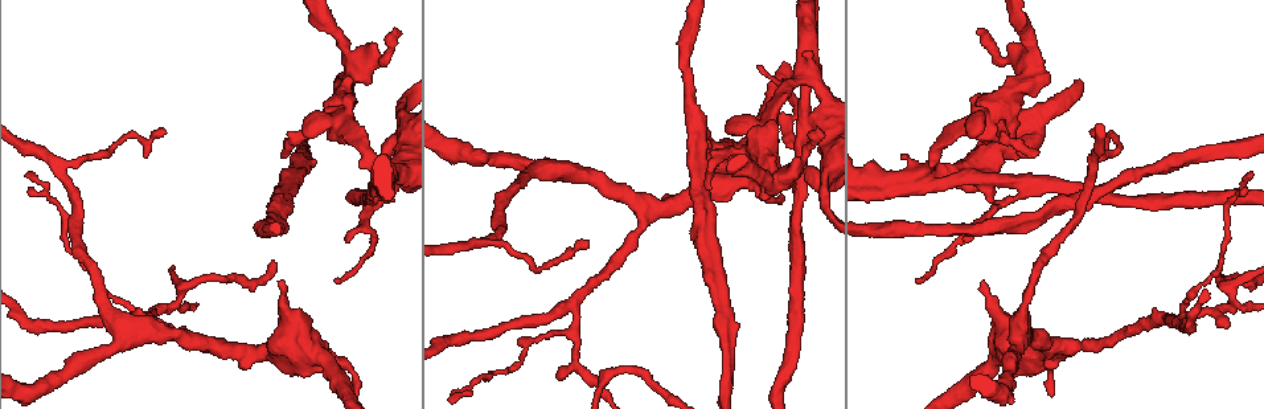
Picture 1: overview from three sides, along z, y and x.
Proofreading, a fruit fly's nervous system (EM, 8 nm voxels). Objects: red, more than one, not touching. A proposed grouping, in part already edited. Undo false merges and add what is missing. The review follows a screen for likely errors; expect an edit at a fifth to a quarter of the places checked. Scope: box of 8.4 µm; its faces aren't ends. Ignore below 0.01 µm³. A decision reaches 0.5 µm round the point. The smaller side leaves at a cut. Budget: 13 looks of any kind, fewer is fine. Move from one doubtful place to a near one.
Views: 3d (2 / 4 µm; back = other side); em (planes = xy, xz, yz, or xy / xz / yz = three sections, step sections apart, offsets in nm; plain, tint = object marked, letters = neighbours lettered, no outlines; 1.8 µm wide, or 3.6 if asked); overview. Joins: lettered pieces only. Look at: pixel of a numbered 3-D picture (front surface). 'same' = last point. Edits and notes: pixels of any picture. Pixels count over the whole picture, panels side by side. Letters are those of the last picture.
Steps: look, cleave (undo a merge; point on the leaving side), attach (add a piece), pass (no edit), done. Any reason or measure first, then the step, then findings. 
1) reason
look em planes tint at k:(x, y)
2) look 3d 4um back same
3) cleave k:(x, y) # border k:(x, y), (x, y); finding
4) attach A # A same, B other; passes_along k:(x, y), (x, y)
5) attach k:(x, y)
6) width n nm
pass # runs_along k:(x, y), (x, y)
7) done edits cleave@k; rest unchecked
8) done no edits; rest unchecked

sharp bend
look 3d 2um at 1:(1156, 320)

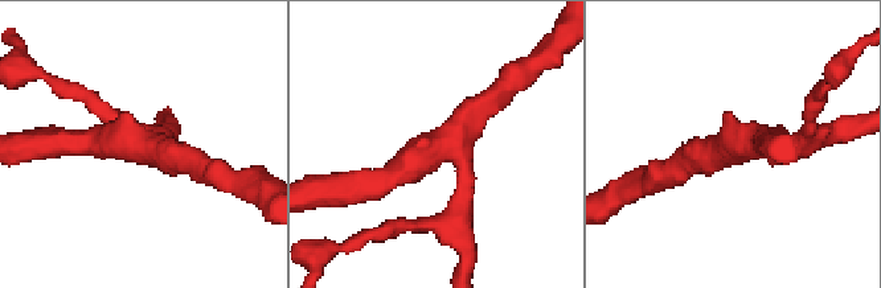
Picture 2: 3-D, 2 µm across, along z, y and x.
look em planes tint at 2:(163, 147)

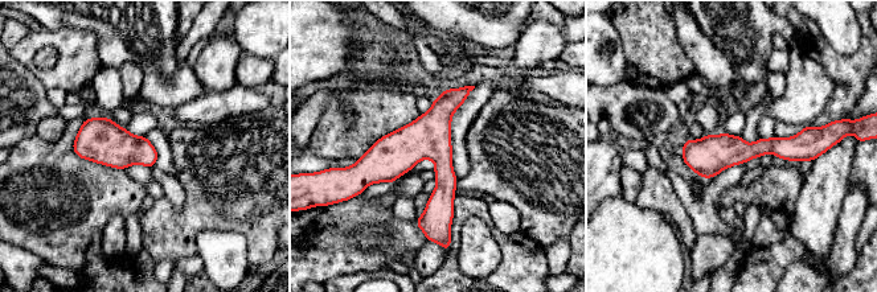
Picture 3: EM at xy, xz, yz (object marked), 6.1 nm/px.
see the neighbours
look em planes letters same

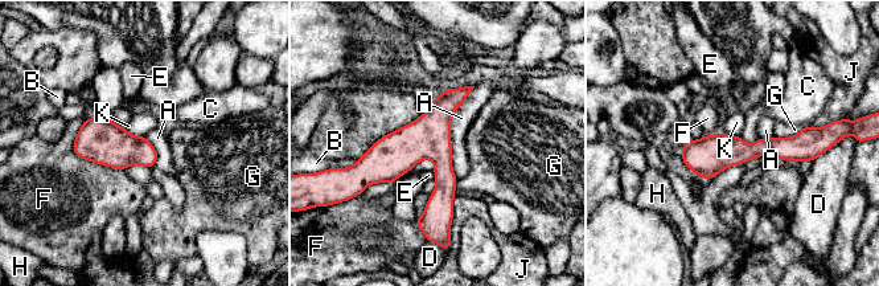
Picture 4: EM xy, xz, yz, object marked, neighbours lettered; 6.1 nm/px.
arms 3
pass # A other, B other, C other, D other, E other, F other, G other, H other, J other, K other; runs_along 4:(467, 89), (440, 114), (431, 228); all the same neuron

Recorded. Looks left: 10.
branch stops here
look 3d 4um at 1:(1038, 152)

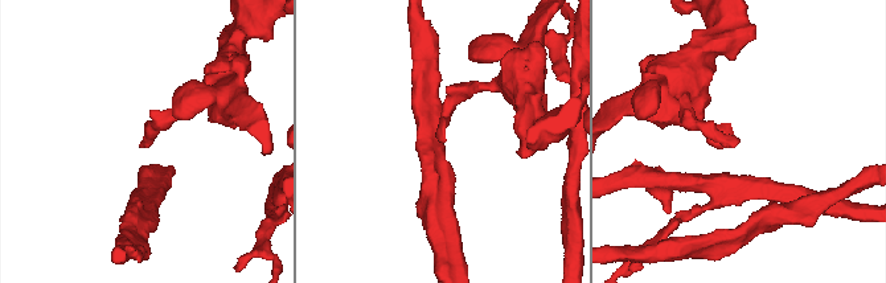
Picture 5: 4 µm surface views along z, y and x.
now the EM
look em planes tint at 5:(443, 141)

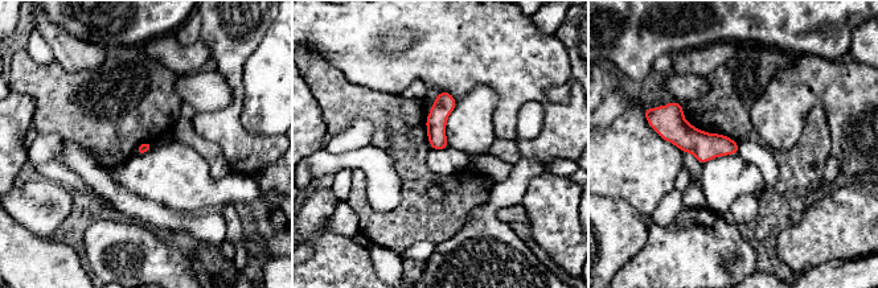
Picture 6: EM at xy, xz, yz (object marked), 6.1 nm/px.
see the neighbours
look em planes letters same

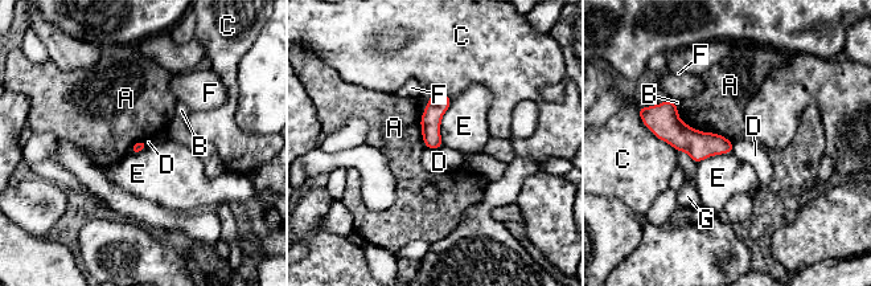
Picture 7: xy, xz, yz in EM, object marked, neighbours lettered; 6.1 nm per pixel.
pass # A other, B other, C other, D other, E other, F other, G other; border 7:(442, 146), (427, 148); no lettered piece goes on from it

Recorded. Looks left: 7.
look 3d 4um at 1:(339, 127)

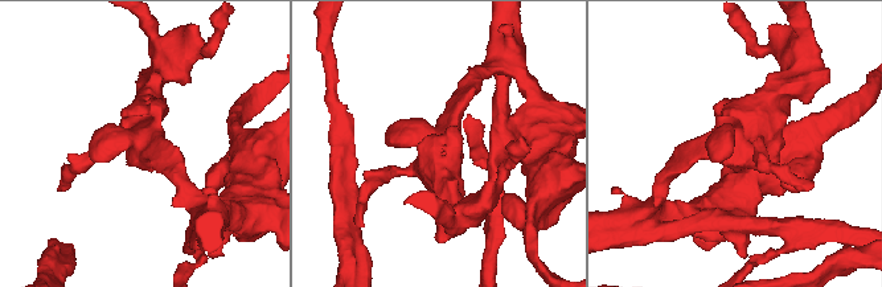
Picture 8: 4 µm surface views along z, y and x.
look em 3.6um planes letters at 8:(149, 144)

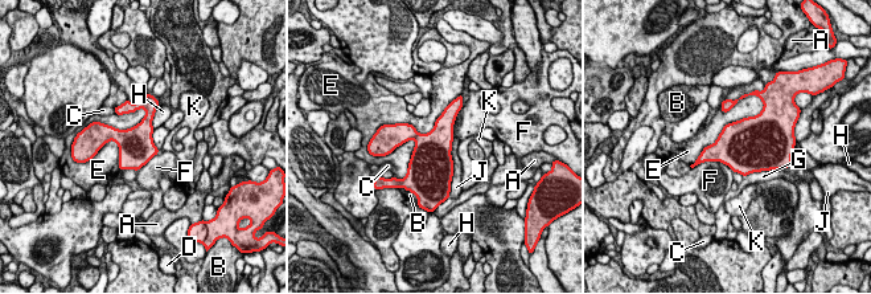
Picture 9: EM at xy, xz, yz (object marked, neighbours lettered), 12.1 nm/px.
pass # A other, B other, C other, D other, E other, F other, G other, H other, J other, K other; border 9:(146, 109), (126, 129), (99, 122); one neuron here

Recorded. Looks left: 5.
done no edits; rest unchecked

